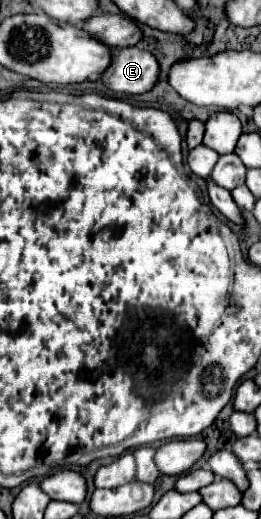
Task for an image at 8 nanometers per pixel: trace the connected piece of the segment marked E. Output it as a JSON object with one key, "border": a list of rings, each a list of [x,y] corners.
{"border":[[[125,47],[125,49],[111,49],[113,61],[111,67],[103,73],[103,83],[115,93],[129,93],[129,95],[143,95],[151,91],[159,79],[159,63],[149,51],[141,51],[139,47]]]}

